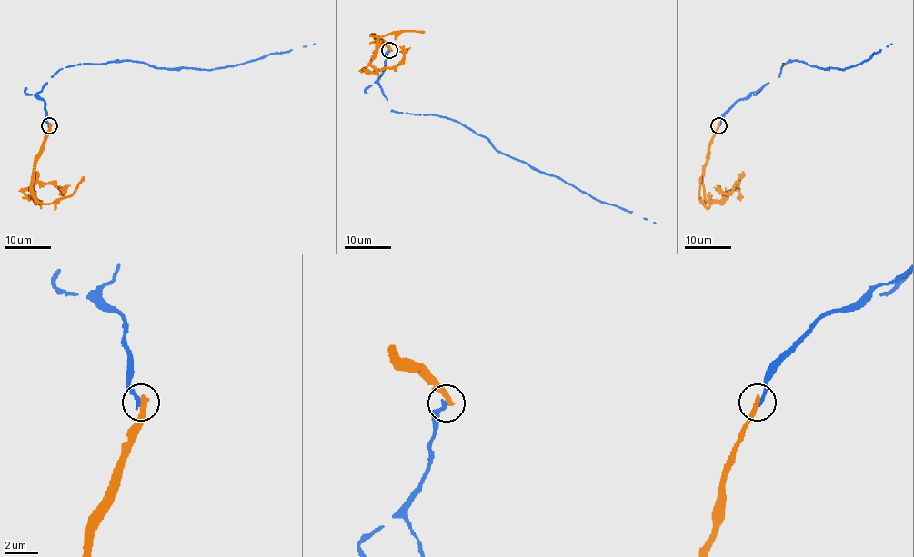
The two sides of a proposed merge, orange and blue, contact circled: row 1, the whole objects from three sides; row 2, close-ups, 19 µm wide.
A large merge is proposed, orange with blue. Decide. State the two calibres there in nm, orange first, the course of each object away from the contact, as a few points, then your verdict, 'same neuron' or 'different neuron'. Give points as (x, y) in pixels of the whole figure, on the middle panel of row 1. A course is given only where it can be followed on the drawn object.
300 nm thick on the orange side, 280 nm on the other; orange runs (389, 50), (372, 34), (376, 44), (371, 64), (378, 68), (393, 68), (409, 47); blue runs (389, 50), (378, 83), (392, 110), (456, 120), (483, 135), (497, 151), (597, 200), (656, 223); different neuron

